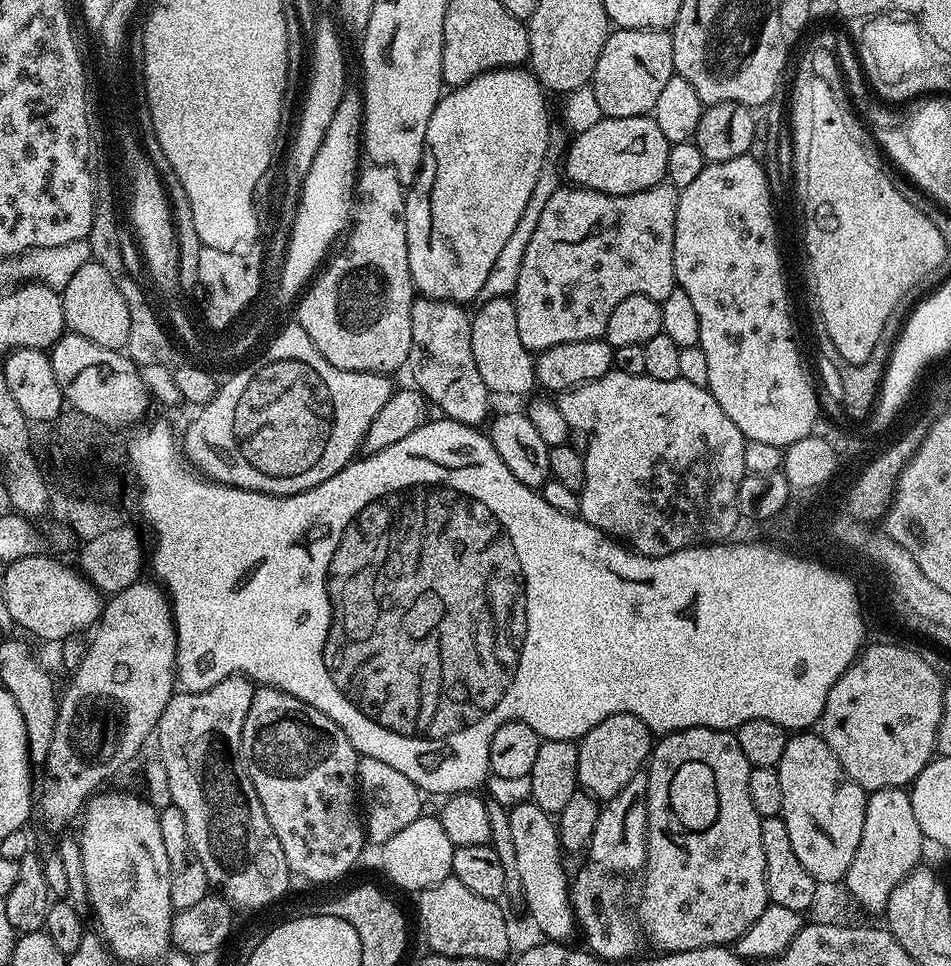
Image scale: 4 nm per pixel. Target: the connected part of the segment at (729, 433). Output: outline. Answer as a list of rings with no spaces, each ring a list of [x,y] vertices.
[[[618,371],[607,372],[602,378],[594,378],[594,382],[586,382],[577,388],[571,388],[568,392],[559,393],[555,397],[558,410],[562,410],[562,418],[566,418],[569,429],[572,432],[581,432],[586,438],[588,445],[583,452],[584,458],[584,484],[580,487],[580,510],[579,517],[590,526],[613,540],[627,546],[631,551],[640,553],[641,556],[665,556],[674,554],[678,550],[687,548],[699,548],[717,542],[724,542],[736,528],[738,513],[736,511],[736,498],[738,486],[745,476],[742,454],[746,443],[742,430],[726,418],[726,410],[718,406],[718,402],[707,388],[694,386],[685,380],[671,380],[670,382],[658,382],[658,378],[649,376],[635,376],[634,374],[622,374]]]

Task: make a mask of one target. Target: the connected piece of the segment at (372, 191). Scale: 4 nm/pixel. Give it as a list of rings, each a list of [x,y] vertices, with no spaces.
[[[369,163],[367,167],[356,178],[354,211],[346,232],[348,241],[336,257],[333,255],[327,261],[326,274],[318,276],[309,293],[299,297],[295,319],[302,330],[306,330],[310,342],[314,342],[322,358],[326,358],[326,362],[336,368],[351,372],[392,374],[395,368],[403,369],[407,365],[410,354],[410,310],[414,289],[406,246],[406,188],[400,183],[398,174],[394,174],[394,170],[385,164]]]

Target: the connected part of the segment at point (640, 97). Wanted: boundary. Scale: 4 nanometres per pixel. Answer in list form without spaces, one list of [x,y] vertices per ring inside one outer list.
[[[622,28],[613,31],[598,54],[590,87],[598,98],[601,117],[630,118],[655,113],[658,94],[674,75],[674,46],[668,30]]]

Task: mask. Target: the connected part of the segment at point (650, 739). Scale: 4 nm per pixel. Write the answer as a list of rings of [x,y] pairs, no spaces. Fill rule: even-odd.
[[[619,712],[604,718],[591,728],[577,743],[577,785],[598,800],[613,797],[626,783],[641,771],[654,747],[654,734],[636,715]]]

